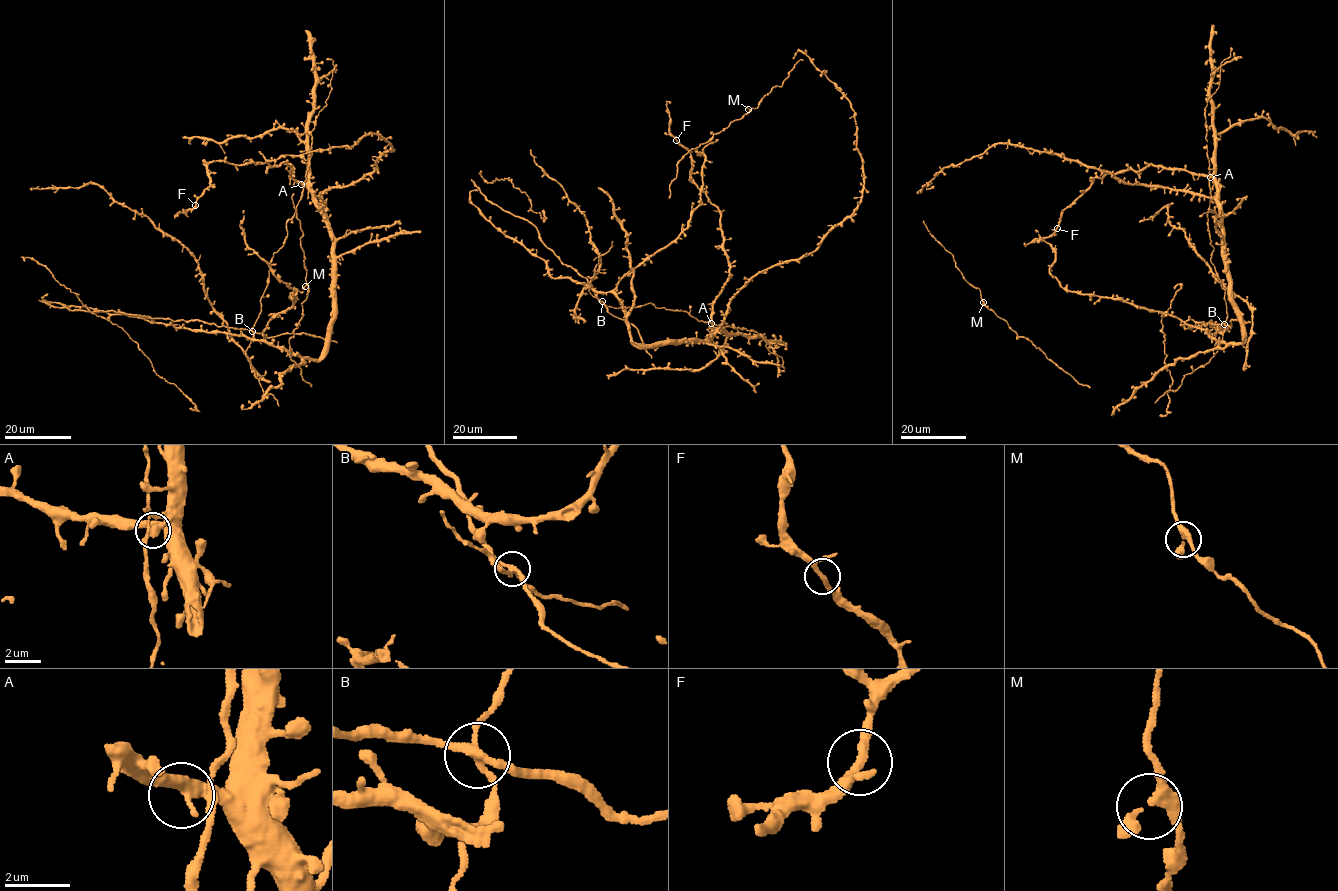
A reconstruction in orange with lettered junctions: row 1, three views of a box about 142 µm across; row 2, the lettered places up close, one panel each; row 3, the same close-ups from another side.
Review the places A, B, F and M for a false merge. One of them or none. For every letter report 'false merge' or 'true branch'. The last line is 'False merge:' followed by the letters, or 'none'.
A: true branch
B: false merge
F: true branch
M: true branch
False merge: B

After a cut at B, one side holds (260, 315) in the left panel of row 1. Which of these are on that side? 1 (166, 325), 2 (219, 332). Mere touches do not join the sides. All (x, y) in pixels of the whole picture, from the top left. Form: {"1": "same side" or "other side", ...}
{"1": "same side", "2": "same side"}

